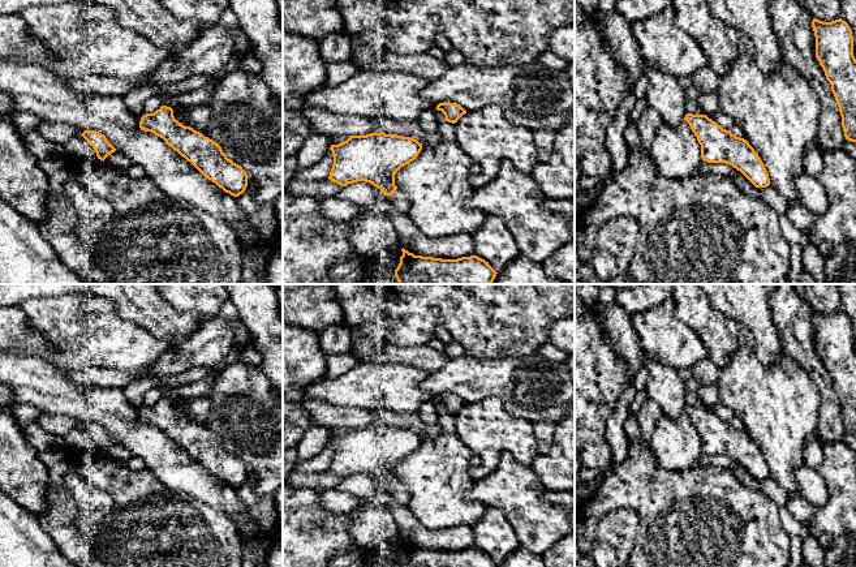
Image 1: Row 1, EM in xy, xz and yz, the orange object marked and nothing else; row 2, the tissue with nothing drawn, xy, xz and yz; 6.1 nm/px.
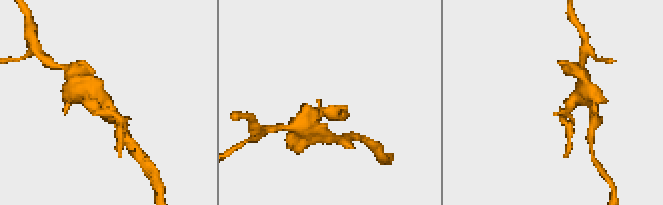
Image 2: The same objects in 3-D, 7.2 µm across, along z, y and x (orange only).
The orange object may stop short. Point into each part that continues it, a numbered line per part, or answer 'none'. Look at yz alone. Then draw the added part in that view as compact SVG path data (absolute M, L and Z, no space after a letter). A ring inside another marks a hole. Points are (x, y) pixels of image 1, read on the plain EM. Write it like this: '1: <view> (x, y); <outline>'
none

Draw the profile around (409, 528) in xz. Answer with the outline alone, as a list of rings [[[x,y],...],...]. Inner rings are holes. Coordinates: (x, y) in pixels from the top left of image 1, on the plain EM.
[[[383,494],[386,506],[391,510],[397,525],[399,537],[414,547],[442,551],[457,551],[474,547],[474,532],[470,525],[456,525],[431,531],[421,525],[412,511],[396,502],[390,494]]]

